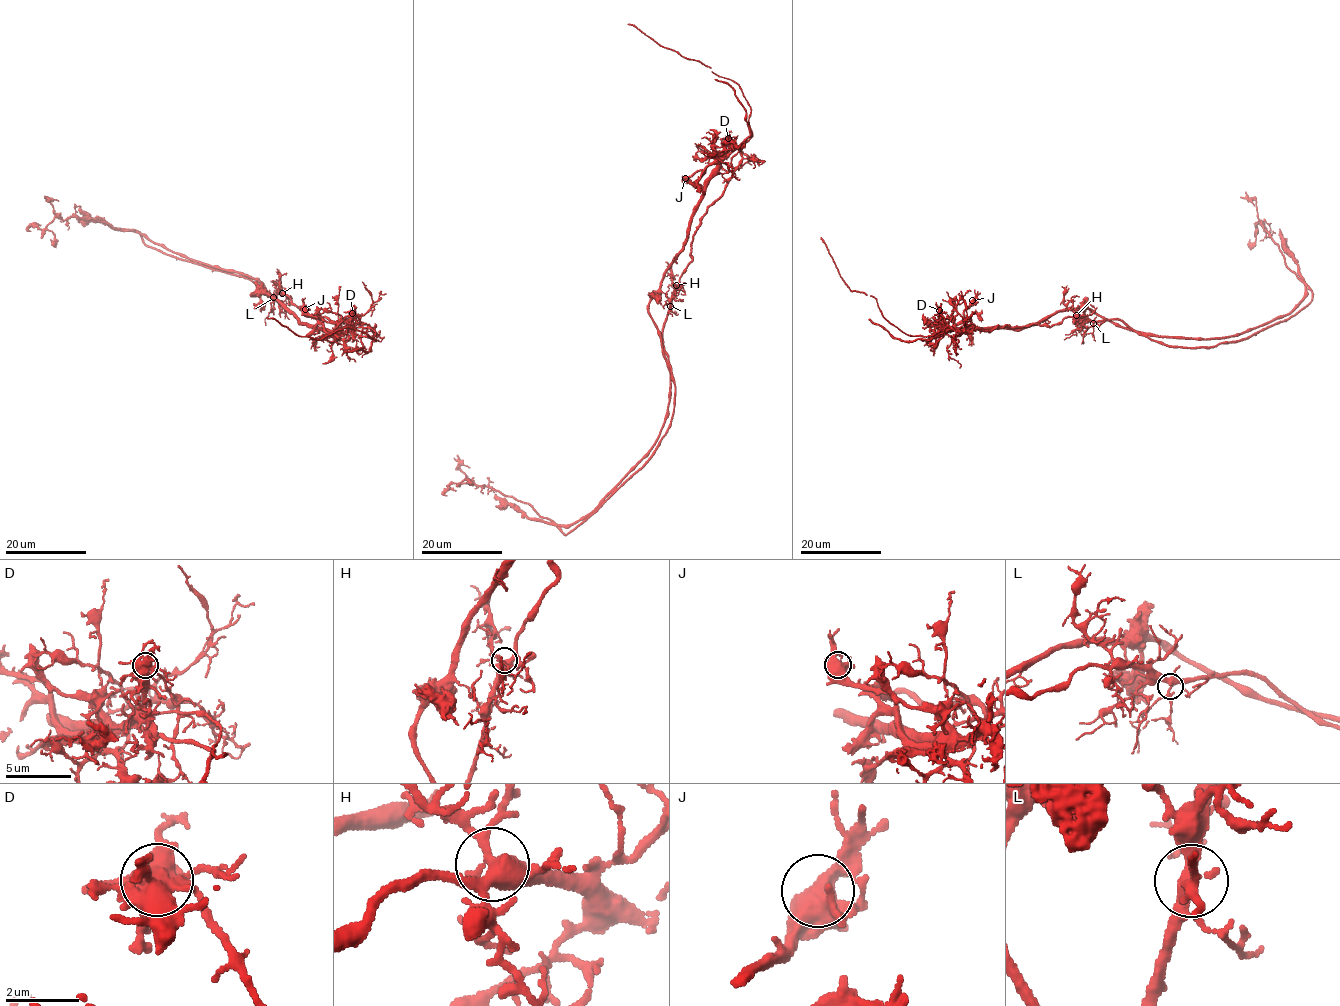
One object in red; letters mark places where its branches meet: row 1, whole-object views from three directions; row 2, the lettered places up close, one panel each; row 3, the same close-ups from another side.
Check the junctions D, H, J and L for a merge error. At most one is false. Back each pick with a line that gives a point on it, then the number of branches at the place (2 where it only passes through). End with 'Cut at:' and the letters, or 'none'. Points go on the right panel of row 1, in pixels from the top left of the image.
D: place (939, 310); branches 8
Cut at: D

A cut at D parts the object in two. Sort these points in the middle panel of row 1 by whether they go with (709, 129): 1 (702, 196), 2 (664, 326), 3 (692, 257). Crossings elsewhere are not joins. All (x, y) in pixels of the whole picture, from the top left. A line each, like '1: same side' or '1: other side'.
1: same side
2: other side
3: other side

